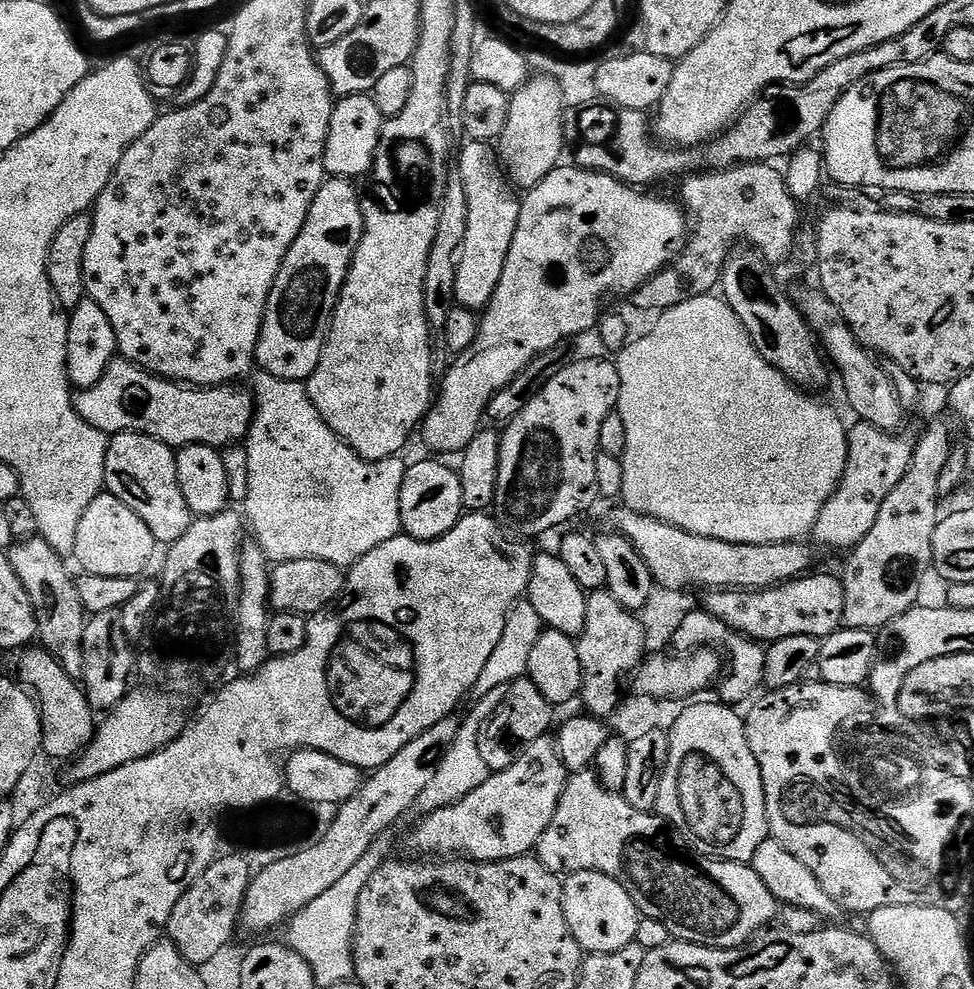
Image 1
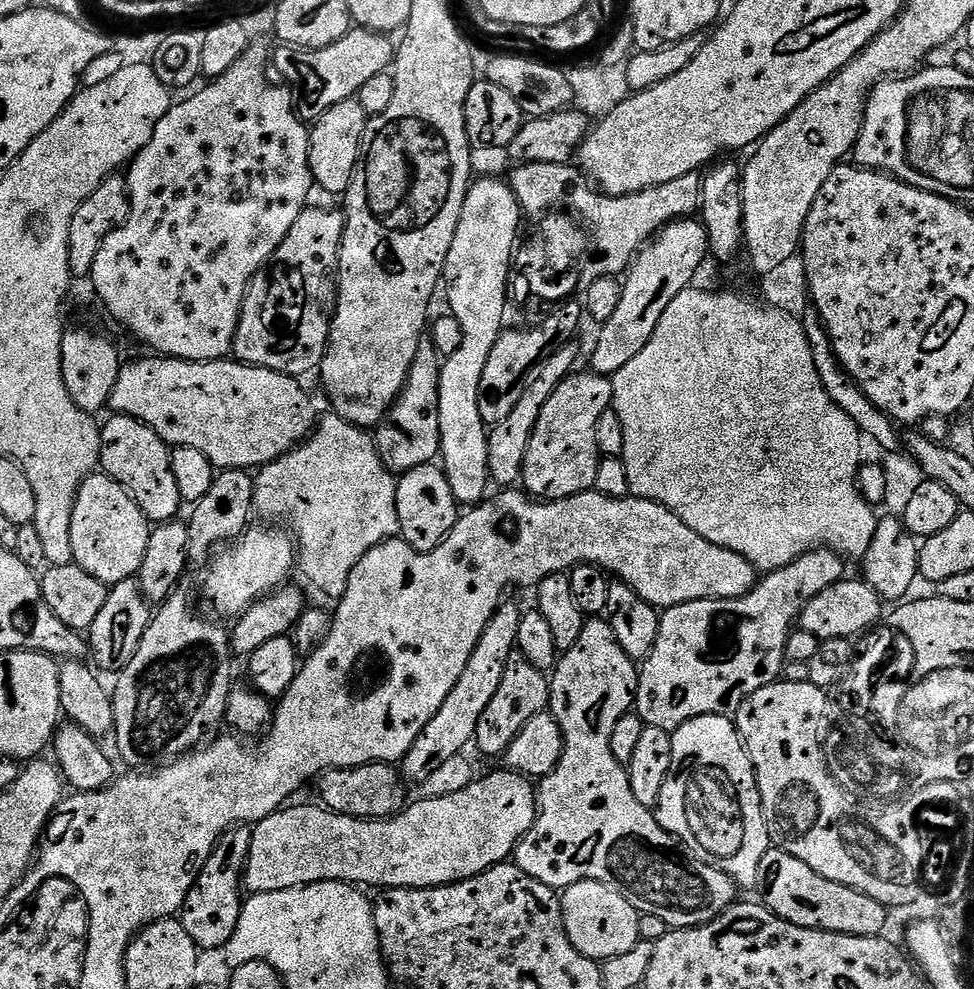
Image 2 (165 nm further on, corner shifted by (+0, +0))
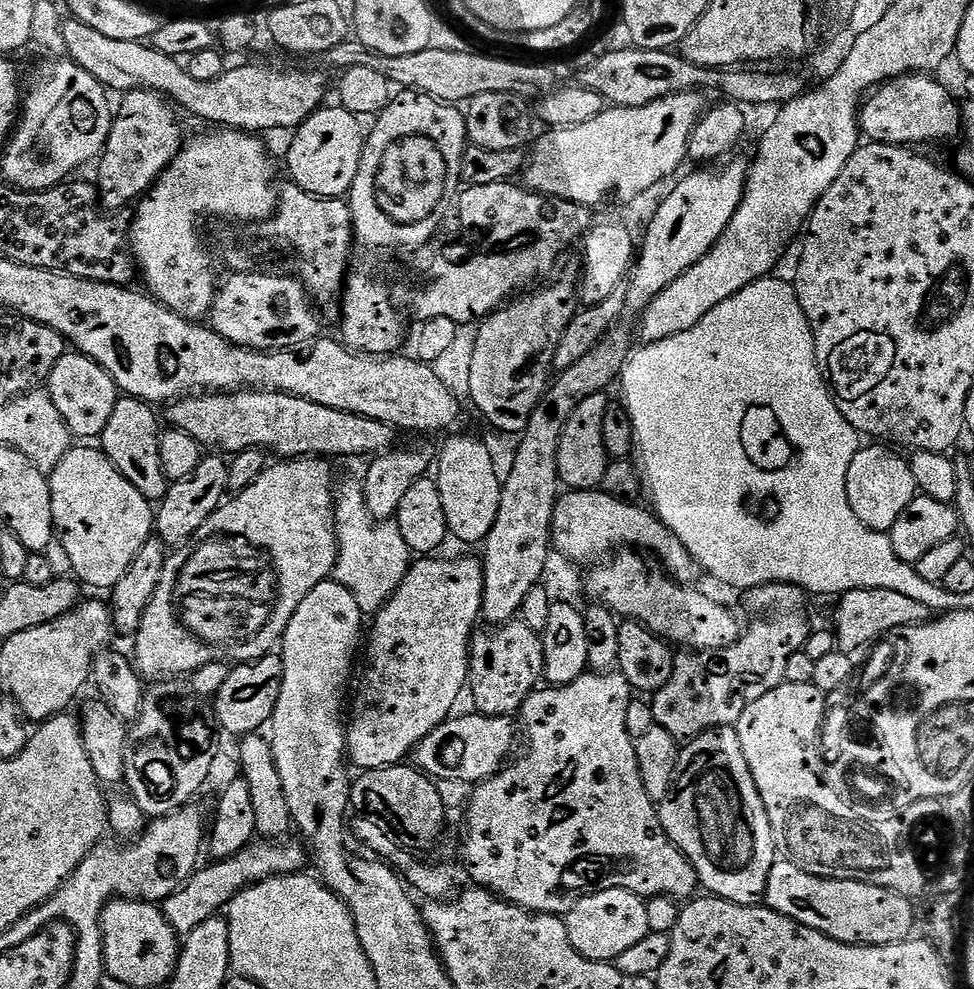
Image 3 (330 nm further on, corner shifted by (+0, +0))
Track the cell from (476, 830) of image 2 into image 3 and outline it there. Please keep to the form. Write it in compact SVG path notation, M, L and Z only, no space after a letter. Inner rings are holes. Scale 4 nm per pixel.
M253 839L252 843L245 846L236 856L217 860L209 863L209 868L201 867L193 872L191 878L177 892L163 900L162 911L166 922L170 922L177 936L183 938L190 934L190 930L194 930L194 926L202 926L202 922L206 922L221 910L227 909L229 902L243 888L249 888L251 884L256 884L260 880L268 880L272 876L291 876L303 873L306 848L299 839L296 839L297 841L292 839Z

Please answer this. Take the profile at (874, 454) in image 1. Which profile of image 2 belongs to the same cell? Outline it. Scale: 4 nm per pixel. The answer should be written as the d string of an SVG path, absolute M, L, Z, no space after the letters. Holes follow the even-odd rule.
M814 548L810 552L802 553L794 562L761 575L754 587L738 598L730 598L729 600L695 600L694 602L679 604L673 608L663 609L660 612L658 642L654 642L654 650L650 650L650 654L638 668L640 677L636 687L634 710L642 717L645 725L649 728L661 728L673 733L678 726L682 726L687 720L693 720L699 716L731 717L740 709L740 704L746 702L746 698L750 698L750 694L754 694L754 690L762 690L766 686L777 683L781 679L786 663L784 655L786 654L788 636L793 632L794 625L799 621L802 610L808 605L810 598L818 598L818 594L822 594L822 590L826 590L830 586L834 586L838 581L845 579L844 564L846 564L845 557L841 556L839 552L830 548Z

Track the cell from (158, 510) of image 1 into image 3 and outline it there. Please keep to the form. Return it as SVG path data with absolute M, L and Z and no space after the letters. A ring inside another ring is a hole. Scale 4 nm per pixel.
M135 396L117 399L114 414L106 422L106 430L98 437L99 447L108 455L110 462L148 500L159 502L168 492L169 481L162 470L162 456L158 454L162 425L156 421L157 409L153 405L137 400Z

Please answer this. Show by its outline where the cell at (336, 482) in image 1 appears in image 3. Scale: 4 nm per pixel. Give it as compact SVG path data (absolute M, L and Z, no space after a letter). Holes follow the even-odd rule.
M359 483L339 485L334 496L336 513L336 567L334 578L358 602L365 617L375 617L385 602L391 598L404 575L414 563L414 554L402 538L395 519L373 520L370 510L364 505L364 490Z

